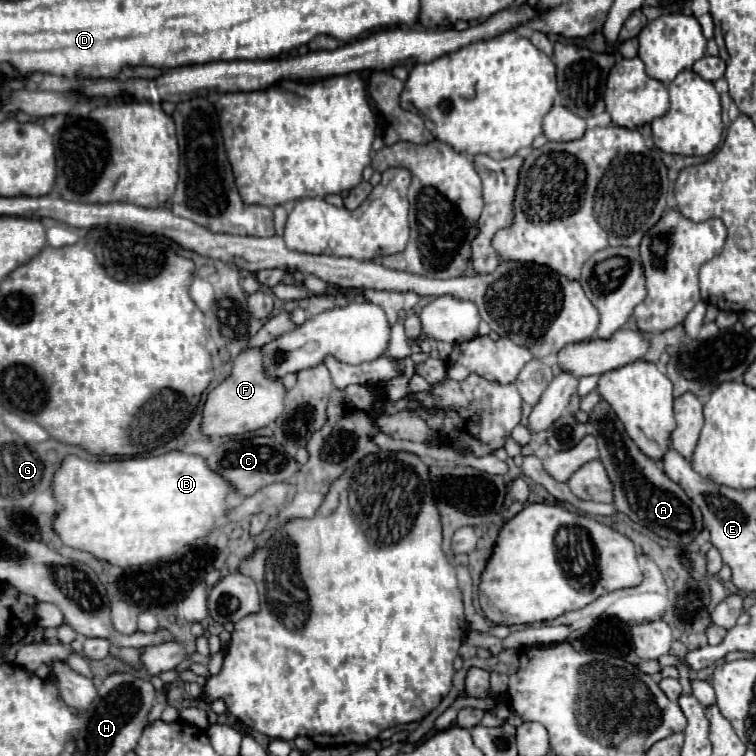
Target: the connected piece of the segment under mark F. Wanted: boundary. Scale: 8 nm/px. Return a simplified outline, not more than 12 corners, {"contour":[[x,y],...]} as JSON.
{"contour":[[246,348],[208,394],[202,434],[238,436],[284,412],[282,380]]}

